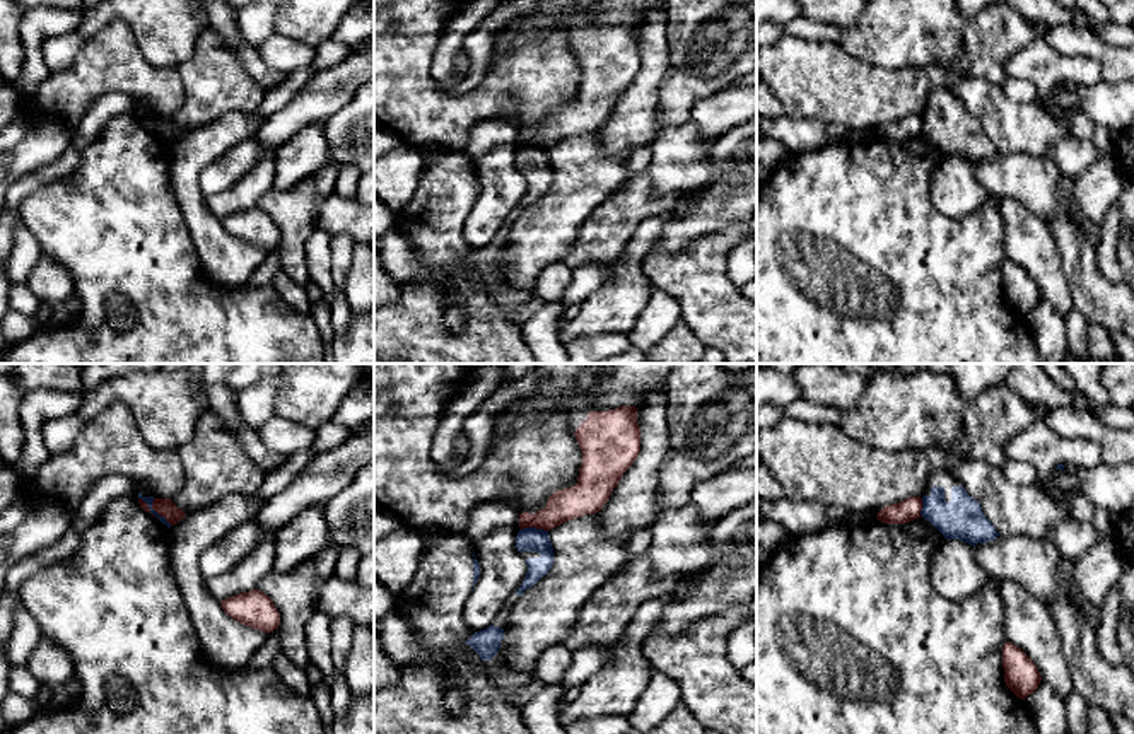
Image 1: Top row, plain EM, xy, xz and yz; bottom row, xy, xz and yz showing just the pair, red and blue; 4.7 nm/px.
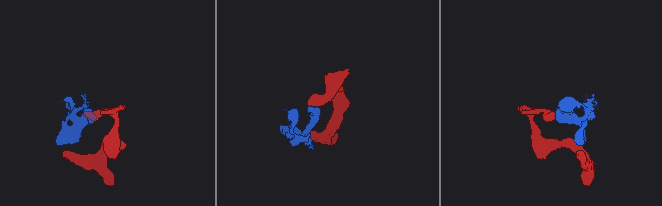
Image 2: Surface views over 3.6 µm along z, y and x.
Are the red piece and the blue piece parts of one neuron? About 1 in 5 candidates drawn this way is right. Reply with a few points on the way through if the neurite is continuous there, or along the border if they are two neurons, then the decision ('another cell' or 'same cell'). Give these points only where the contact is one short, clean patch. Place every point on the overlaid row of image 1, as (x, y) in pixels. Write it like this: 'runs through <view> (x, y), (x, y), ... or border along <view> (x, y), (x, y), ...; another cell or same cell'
border along xy (139, 497), (171, 524); another cell

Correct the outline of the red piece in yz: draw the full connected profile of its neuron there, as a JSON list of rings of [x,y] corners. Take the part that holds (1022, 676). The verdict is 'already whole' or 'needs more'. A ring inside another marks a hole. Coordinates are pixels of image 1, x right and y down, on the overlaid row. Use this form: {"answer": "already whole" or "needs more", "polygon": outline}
{"answer": "already whole", "polygon": [[[1011,642],[1002,647],[1002,667],[1006,686],[1021,700],[1032,695],[1042,681],[1033,661]]]}

